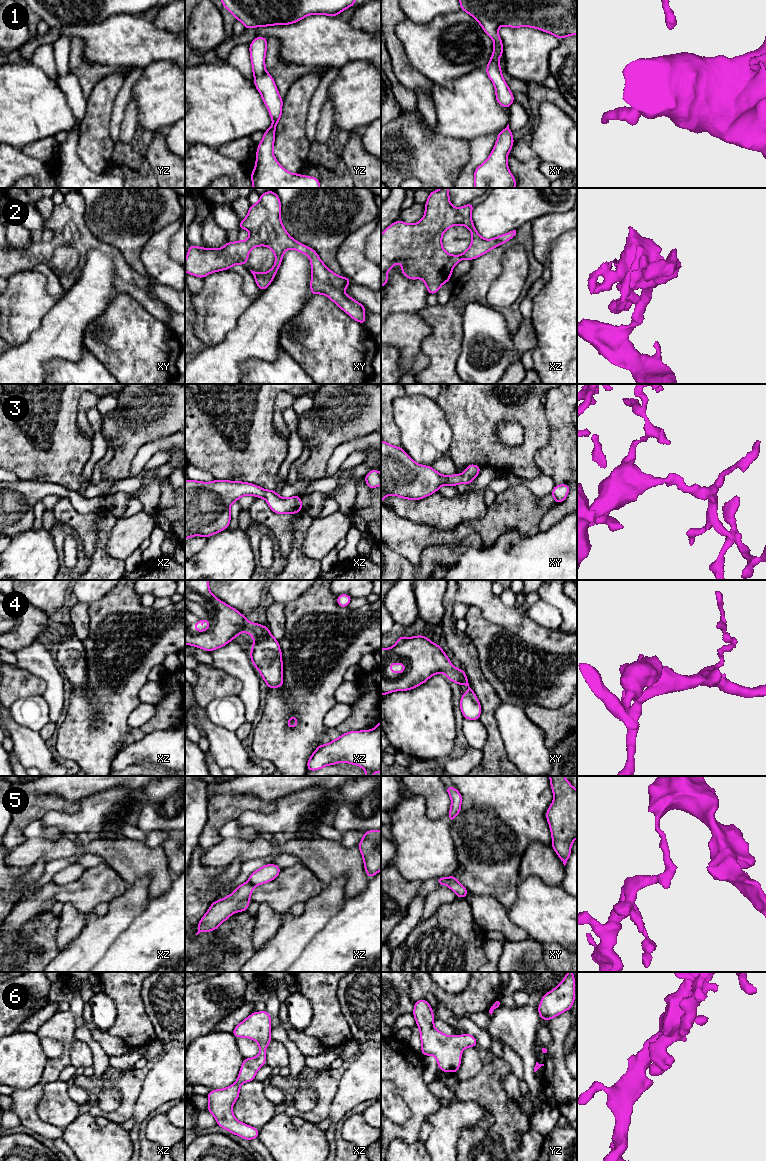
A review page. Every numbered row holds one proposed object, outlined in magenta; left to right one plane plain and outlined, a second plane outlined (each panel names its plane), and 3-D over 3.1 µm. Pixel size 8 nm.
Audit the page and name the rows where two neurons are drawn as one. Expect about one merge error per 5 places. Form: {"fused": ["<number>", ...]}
{"fused": ["5"]}

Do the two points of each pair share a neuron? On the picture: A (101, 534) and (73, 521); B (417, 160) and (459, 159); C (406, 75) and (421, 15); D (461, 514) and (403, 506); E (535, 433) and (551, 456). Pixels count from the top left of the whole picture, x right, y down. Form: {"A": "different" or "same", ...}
{"A": "different", "B": "same", "C": "different", "D": "same", "E": "different"}

